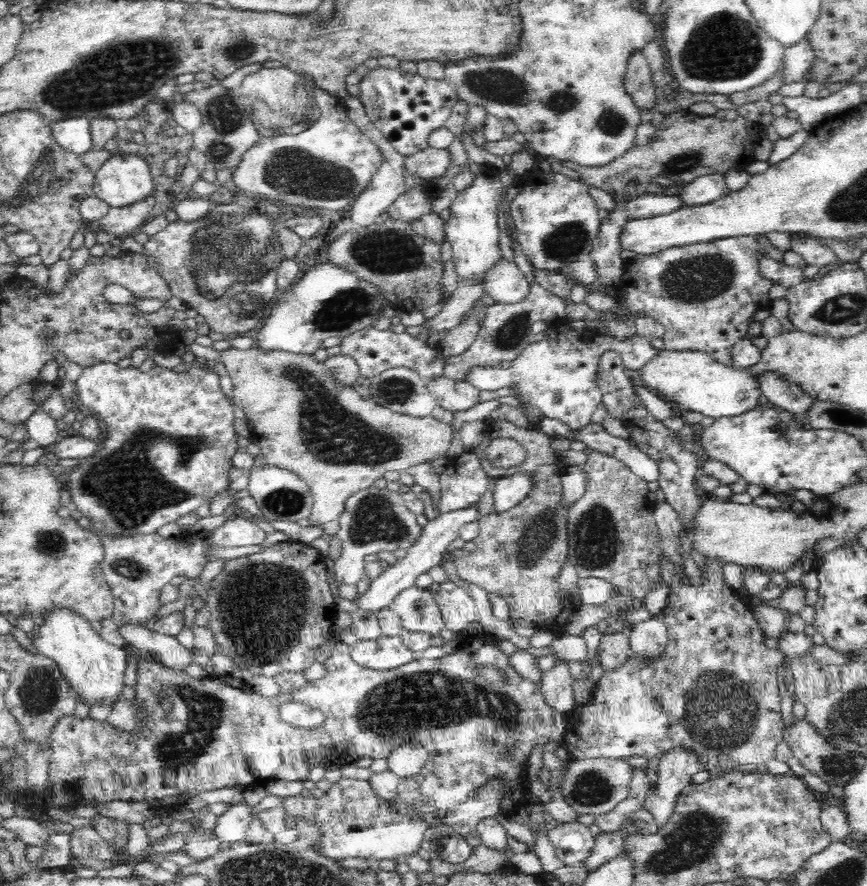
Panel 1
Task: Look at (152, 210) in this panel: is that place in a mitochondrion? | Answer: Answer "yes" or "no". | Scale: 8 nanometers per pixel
no

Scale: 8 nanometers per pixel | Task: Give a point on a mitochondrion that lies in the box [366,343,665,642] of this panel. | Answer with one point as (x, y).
(595, 542)

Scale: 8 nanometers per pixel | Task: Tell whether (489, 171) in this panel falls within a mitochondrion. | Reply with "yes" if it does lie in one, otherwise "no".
no

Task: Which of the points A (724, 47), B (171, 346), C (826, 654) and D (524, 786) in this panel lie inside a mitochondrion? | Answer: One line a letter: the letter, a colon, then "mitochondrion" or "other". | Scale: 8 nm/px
A: mitochondrion
B: other
C: other
D: other

